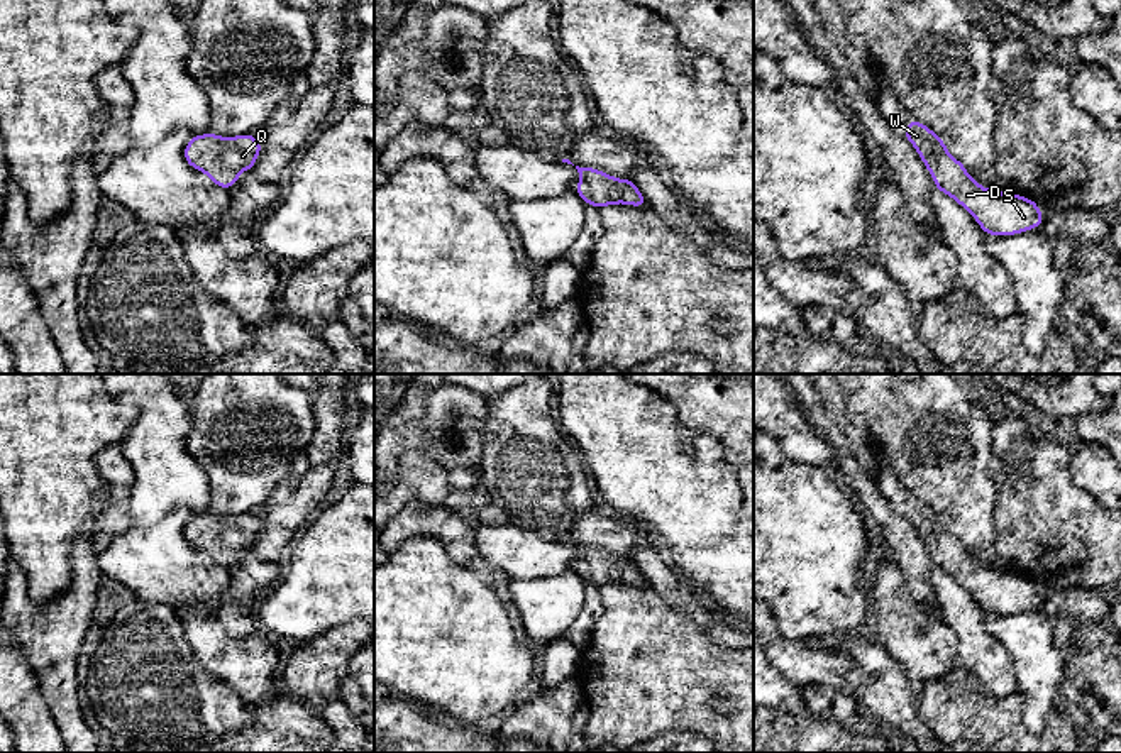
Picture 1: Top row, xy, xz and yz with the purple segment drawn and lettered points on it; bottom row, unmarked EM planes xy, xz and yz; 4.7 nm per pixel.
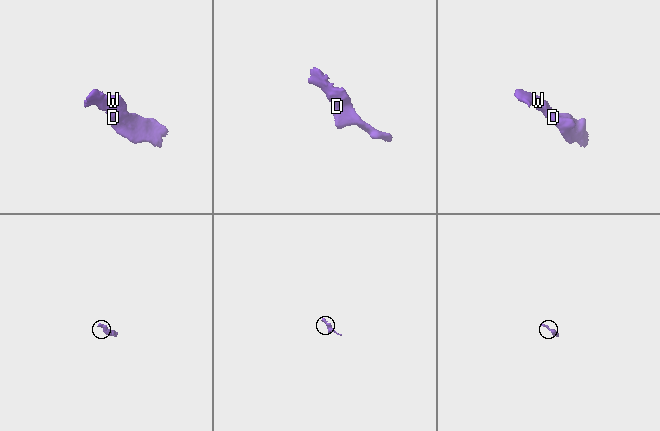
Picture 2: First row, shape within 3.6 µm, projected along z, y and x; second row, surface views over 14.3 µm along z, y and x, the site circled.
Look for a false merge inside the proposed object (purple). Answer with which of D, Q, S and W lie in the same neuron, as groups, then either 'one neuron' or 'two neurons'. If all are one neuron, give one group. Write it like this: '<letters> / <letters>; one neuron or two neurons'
D Q S W; one neuron

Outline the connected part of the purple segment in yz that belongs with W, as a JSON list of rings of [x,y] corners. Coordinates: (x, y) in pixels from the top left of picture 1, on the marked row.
[[[916,118],[903,132],[930,171],[935,188],[964,206],[984,234],[1016,235],[1045,222],[1036,201],[974,181],[965,166],[948,154],[945,142]]]

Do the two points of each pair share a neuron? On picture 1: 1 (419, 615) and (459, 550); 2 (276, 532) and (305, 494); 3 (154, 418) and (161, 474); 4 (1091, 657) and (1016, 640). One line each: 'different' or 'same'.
1: different
2: same
3: same
4: different

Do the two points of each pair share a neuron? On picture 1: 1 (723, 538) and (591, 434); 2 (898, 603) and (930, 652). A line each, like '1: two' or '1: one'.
1: one
2: one

